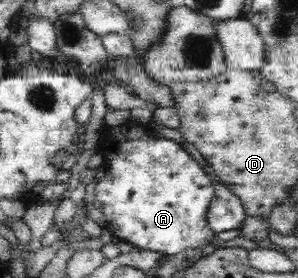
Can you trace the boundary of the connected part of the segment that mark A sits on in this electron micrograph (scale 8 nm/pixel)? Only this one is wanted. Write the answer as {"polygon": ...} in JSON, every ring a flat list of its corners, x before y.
{"polygon":[[128,121,119,126,104,125,101,129,97,153,104,155,104,177,96,183,96,198,102,203,106,227,113,236,131,244,135,249,160,251,175,255,188,249,202,250,215,239,205,226,205,213,212,199,211,177,179,142,154,133,145,124]]}

